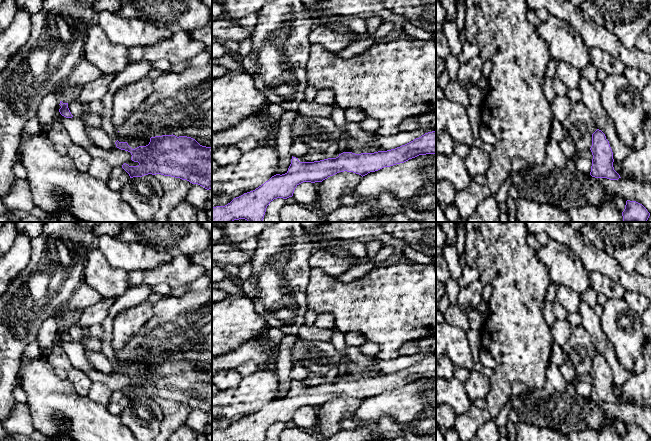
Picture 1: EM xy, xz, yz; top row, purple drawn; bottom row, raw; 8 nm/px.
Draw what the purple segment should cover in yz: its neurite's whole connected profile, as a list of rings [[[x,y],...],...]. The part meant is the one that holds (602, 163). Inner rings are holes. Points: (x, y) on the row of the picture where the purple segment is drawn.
[[[597,129],[592,134],[592,146],[590,148],[593,159],[590,175],[595,178],[607,178],[618,180],[620,175],[613,167],[613,152],[605,134]]]

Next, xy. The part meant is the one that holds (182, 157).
[[[162,135],[150,138],[146,146],[132,149],[127,142],[115,142],[116,147],[131,153],[138,166],[124,163],[122,168],[130,178],[161,174],[187,180],[205,189],[212,188],[212,147],[200,145],[187,136]]]

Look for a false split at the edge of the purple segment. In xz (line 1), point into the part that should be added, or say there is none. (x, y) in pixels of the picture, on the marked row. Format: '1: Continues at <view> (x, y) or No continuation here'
1: No continuation here

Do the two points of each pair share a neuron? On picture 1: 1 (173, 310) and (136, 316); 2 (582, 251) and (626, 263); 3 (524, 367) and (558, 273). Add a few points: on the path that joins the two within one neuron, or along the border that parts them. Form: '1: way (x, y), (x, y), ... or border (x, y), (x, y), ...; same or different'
1: border (153, 304), (153, 315), (138, 330); different
2: border (597, 248), (611, 255), (627, 272), (634, 271); different
3: border (540, 260), (551, 281); different

